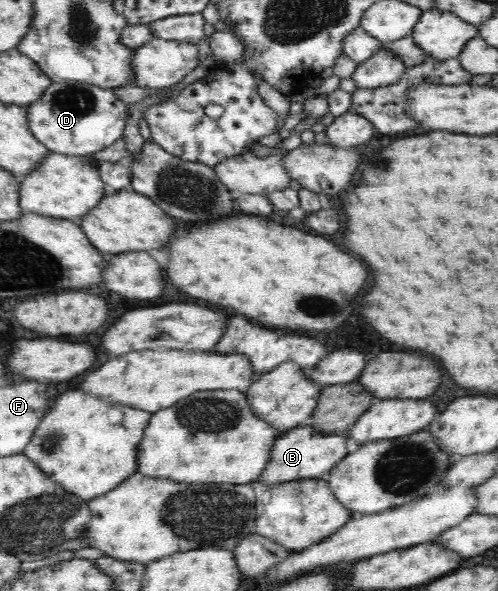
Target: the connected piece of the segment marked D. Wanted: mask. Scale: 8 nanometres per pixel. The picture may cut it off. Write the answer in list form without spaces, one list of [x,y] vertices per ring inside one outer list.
[[[64,81],[54,83],[44,96],[28,108],[30,128],[34,136],[54,153],[70,156],[90,156],[125,136],[128,124],[133,120],[132,105],[124,102],[113,90],[106,90],[85,82]]]

